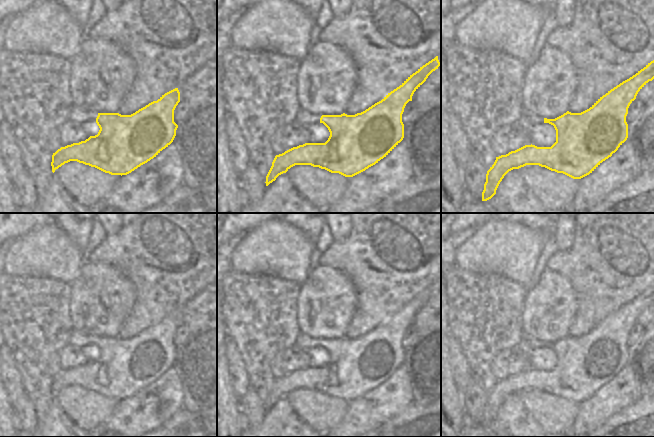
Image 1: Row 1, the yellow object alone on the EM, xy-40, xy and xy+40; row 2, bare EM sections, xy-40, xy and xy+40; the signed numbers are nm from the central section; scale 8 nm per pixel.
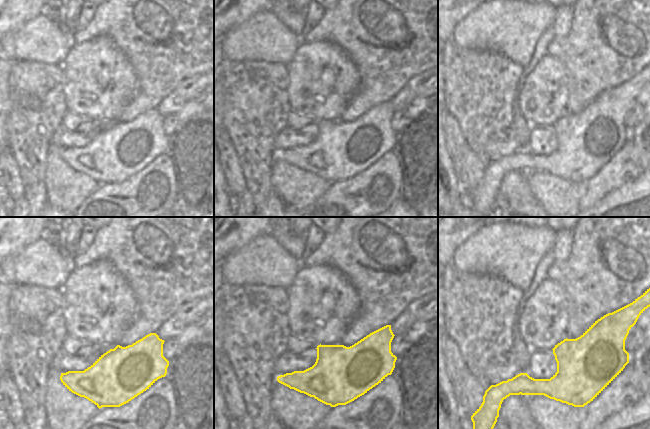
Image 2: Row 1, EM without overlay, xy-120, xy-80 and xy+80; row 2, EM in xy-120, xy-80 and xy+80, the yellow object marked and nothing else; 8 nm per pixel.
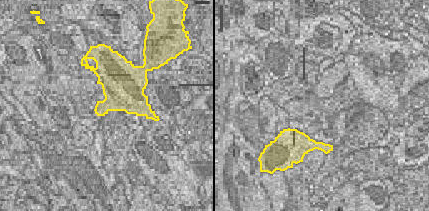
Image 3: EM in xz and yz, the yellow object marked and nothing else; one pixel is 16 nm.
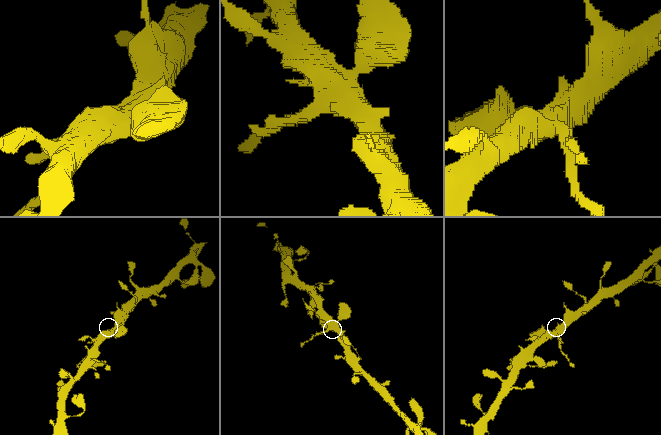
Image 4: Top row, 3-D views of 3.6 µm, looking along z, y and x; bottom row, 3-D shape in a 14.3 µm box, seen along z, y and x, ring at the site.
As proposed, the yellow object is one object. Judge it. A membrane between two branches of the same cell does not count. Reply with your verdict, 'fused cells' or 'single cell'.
fused cells

